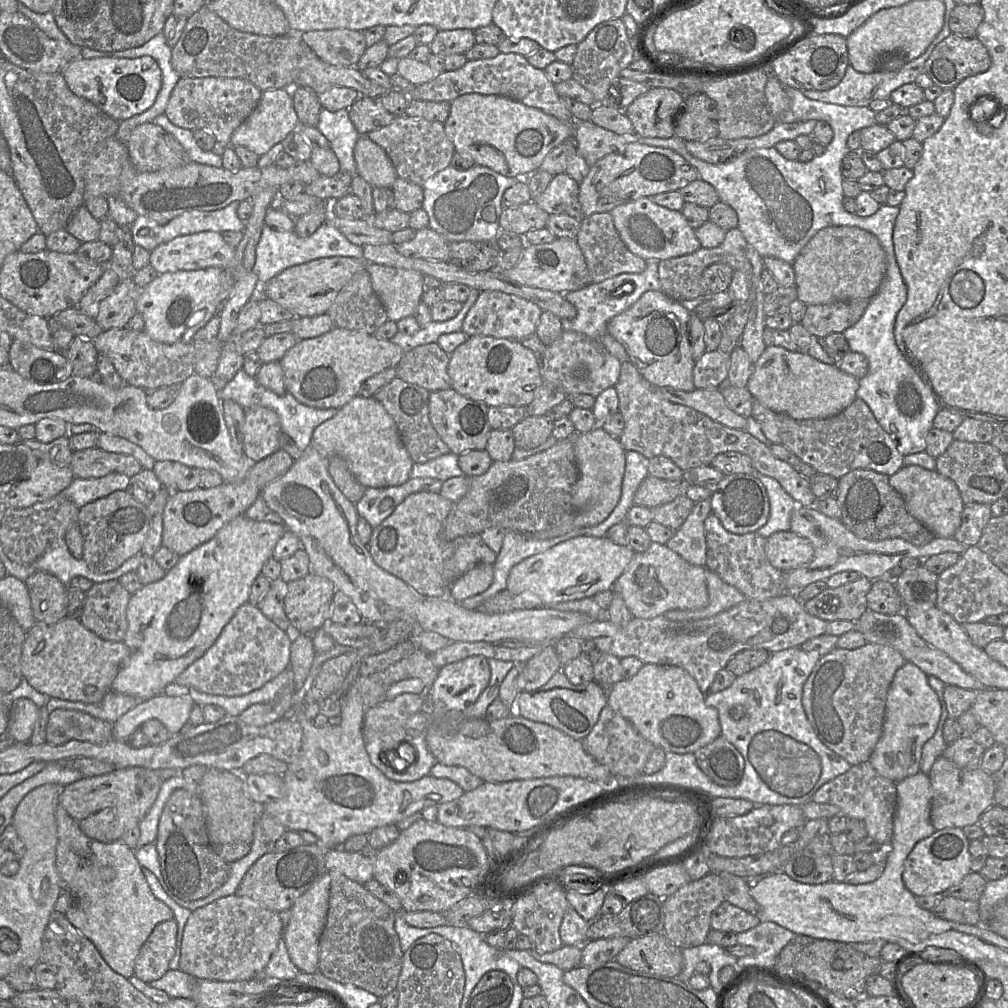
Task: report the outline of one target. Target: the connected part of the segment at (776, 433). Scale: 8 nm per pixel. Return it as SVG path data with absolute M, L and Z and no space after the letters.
M856 398L840 414L825 419L796 420L788 415L774 412L759 401L753 400L752 417L759 423L765 437L773 444L786 447L801 461L813 467L817 473L826 474L839 479L856 469L868 469L892 476L903 467L903 455L897 450L895 442L882 429L868 405Z

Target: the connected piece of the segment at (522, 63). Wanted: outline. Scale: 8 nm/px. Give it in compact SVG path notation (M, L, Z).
M499 53L493 58L469 60L461 68L444 71L432 80L417 85L407 93L411 100L432 102L451 102L469 93L504 96L526 106L540 109L562 122L574 122L569 111L561 103L554 84L547 78L544 70L531 66L526 57L515 53Z

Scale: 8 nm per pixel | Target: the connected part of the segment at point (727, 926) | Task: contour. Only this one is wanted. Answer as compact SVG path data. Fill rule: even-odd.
M724 901L711 915L711 928L720 931L741 933L760 924L756 914L749 913Z

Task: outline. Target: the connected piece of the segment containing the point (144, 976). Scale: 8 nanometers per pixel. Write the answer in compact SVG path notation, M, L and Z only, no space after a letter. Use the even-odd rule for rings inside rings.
M175 919L161 922L154 927L136 958L135 977L148 984L166 974L175 955L177 931Z

